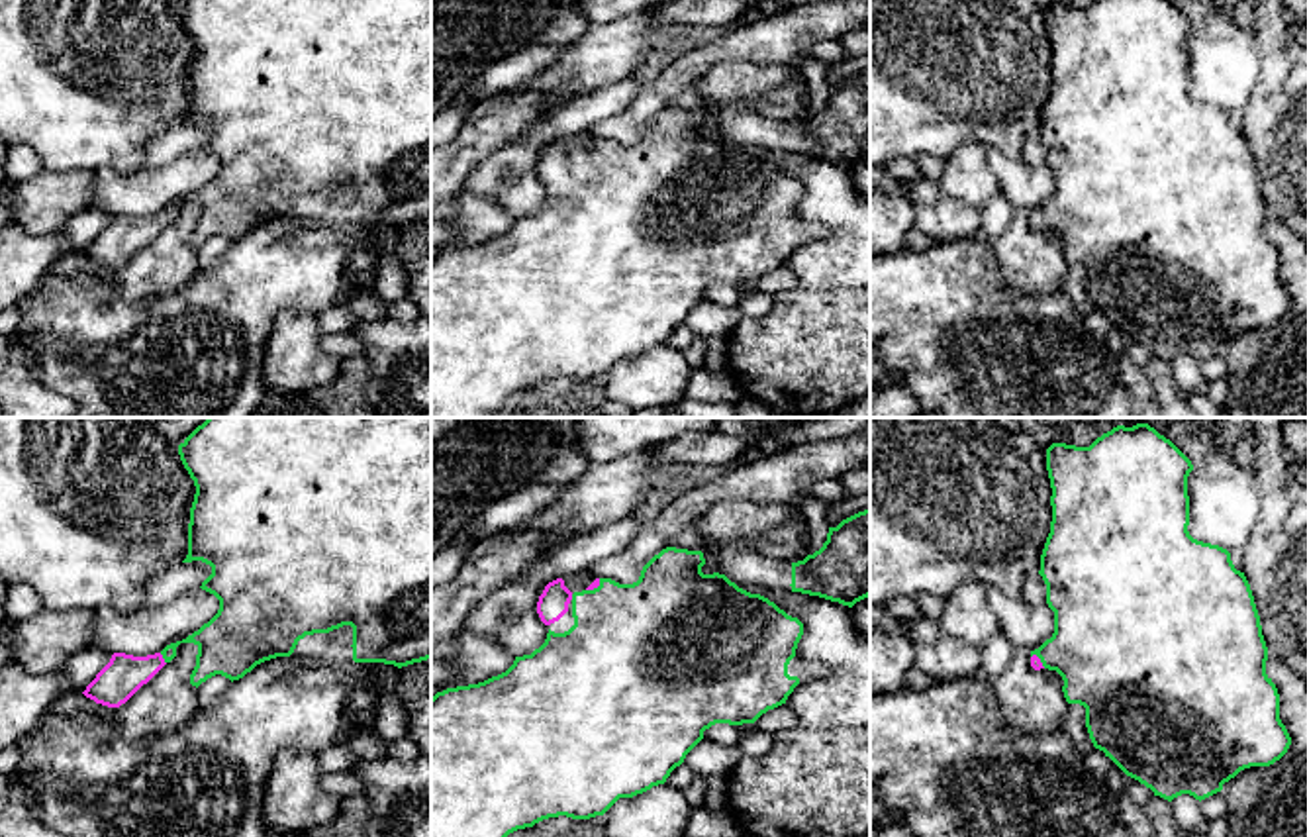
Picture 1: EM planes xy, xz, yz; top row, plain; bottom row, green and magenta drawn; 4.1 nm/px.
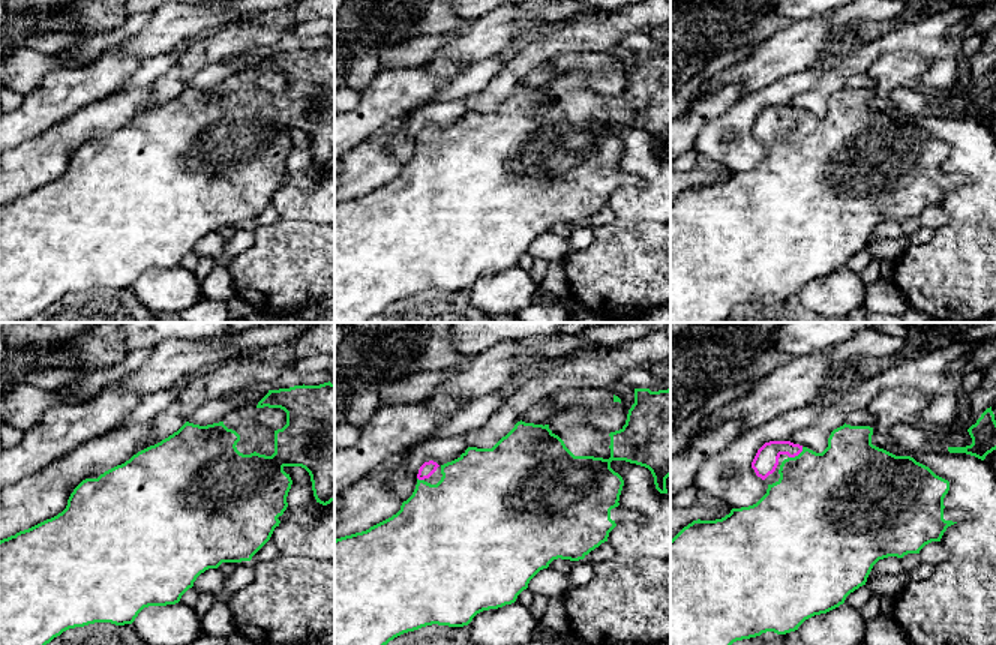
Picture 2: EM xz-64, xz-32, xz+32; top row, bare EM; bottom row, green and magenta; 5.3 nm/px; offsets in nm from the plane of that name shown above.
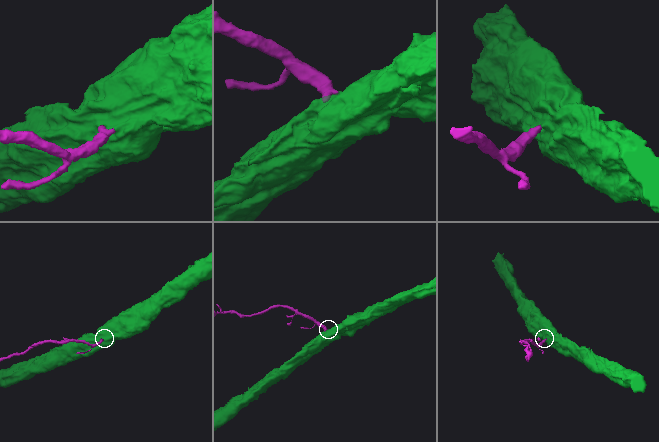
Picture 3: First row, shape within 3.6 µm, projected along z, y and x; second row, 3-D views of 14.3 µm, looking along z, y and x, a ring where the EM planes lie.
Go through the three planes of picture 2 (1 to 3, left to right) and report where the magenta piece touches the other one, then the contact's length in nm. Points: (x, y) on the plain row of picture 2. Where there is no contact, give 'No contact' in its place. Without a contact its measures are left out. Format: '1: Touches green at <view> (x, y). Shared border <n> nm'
1: No contact
2: Touches green at xz-32 (420, 144). Shared border 40 nm
3: Touches green at xz+32 (798, 119). Shared border 100 nm

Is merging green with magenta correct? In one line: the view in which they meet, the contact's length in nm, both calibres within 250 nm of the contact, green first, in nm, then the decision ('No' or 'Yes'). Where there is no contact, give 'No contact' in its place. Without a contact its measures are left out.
Touches green in xy. Shared border 50 nm. Thickness 200 nm (green) against 170 nm. Yes

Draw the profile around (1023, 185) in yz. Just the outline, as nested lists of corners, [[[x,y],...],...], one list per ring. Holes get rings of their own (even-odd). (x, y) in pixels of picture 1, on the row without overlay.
[[[988,149],[988,167],[1013,208],[1035,212],[1054,194],[1054,172],[1048,165],[1029,165],[1025,159]]]

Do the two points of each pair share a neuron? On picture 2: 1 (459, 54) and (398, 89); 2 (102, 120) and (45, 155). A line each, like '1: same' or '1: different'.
1: different
2: same

